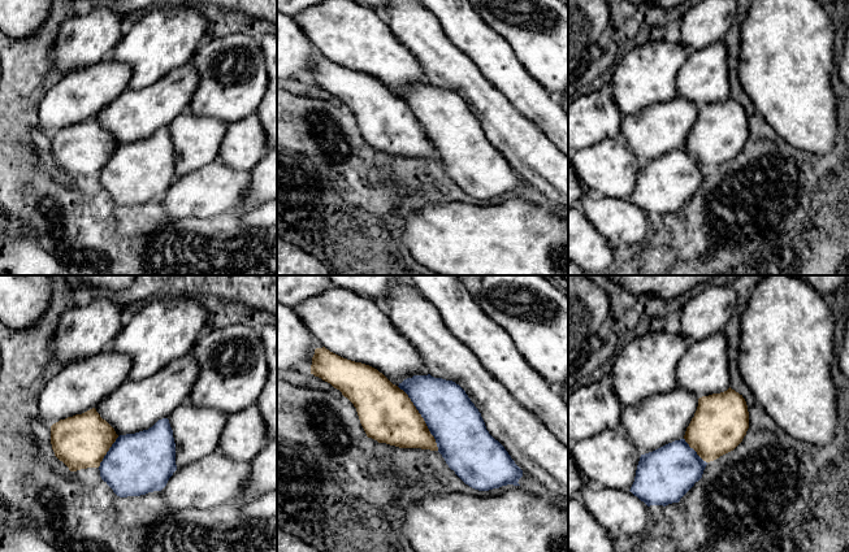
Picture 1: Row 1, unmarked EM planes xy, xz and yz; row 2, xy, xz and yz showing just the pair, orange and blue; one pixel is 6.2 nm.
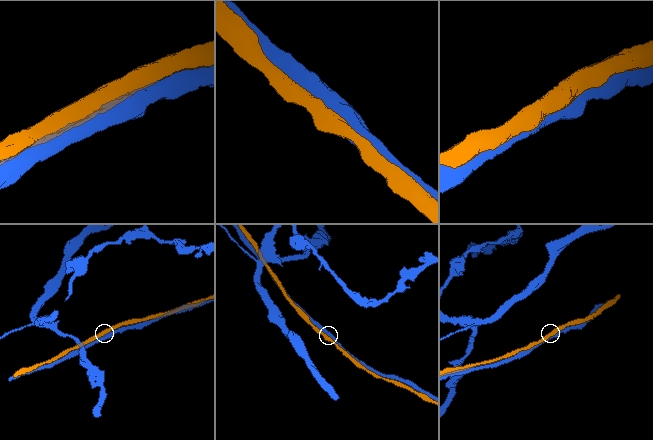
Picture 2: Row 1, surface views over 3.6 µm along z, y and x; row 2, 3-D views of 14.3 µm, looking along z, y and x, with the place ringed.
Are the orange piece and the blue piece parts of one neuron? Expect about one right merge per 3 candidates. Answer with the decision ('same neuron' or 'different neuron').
different neuron

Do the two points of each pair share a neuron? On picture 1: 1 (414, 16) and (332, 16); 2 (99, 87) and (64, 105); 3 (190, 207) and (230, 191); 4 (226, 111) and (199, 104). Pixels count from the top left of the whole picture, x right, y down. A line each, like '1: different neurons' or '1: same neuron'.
1: different neurons
2: same neuron
3: same neuron
4: same neuron

